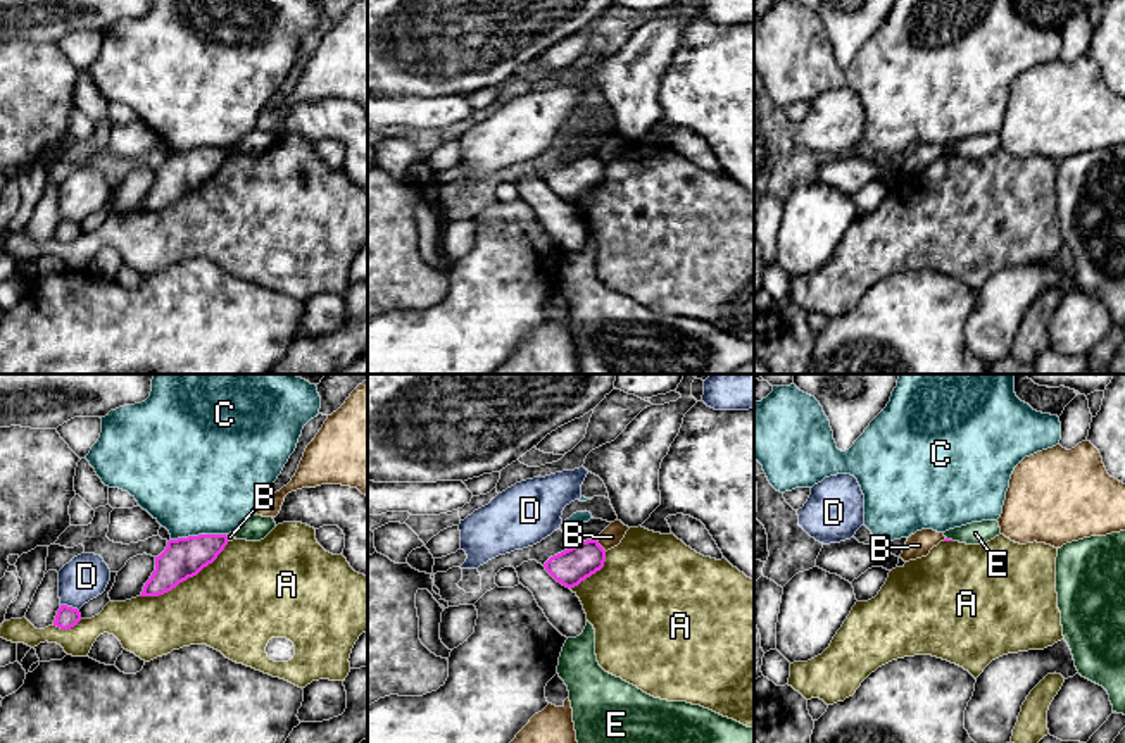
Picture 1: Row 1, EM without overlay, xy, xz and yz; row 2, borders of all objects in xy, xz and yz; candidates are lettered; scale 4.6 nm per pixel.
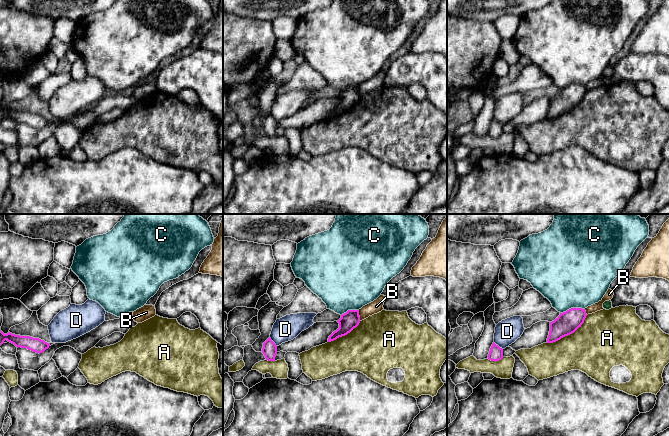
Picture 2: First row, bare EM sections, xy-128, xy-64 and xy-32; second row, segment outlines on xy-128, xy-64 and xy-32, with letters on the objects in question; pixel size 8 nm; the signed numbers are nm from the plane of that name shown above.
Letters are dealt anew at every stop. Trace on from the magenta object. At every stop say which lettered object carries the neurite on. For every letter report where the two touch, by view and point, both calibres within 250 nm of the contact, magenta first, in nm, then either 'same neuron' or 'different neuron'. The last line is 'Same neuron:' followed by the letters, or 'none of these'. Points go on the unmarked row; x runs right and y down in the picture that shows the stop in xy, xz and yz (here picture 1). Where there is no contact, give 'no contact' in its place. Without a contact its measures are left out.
A: meets magenta in xy at (185, 193); 190 nm thick on the magenta side, 440 nm on the other; different neuron
B: meets magenta in xz at (599, 159); 170 nm thick on the magenta side, 100 nm on the other; different neuron
C: meets magenta in xy at (199, 149); 190 nm thick on the magenta side, 500 nm on the other; different neuron
D: meets magenta in xy at (69, 221); 100 nm thick on the magenta side, 200 nm on the other; different neuron
E: meets magenta in yz at (949, 154); 20 nm thick on the magenta side, 110 nm on the other; different neuron
Same neuron: none of these

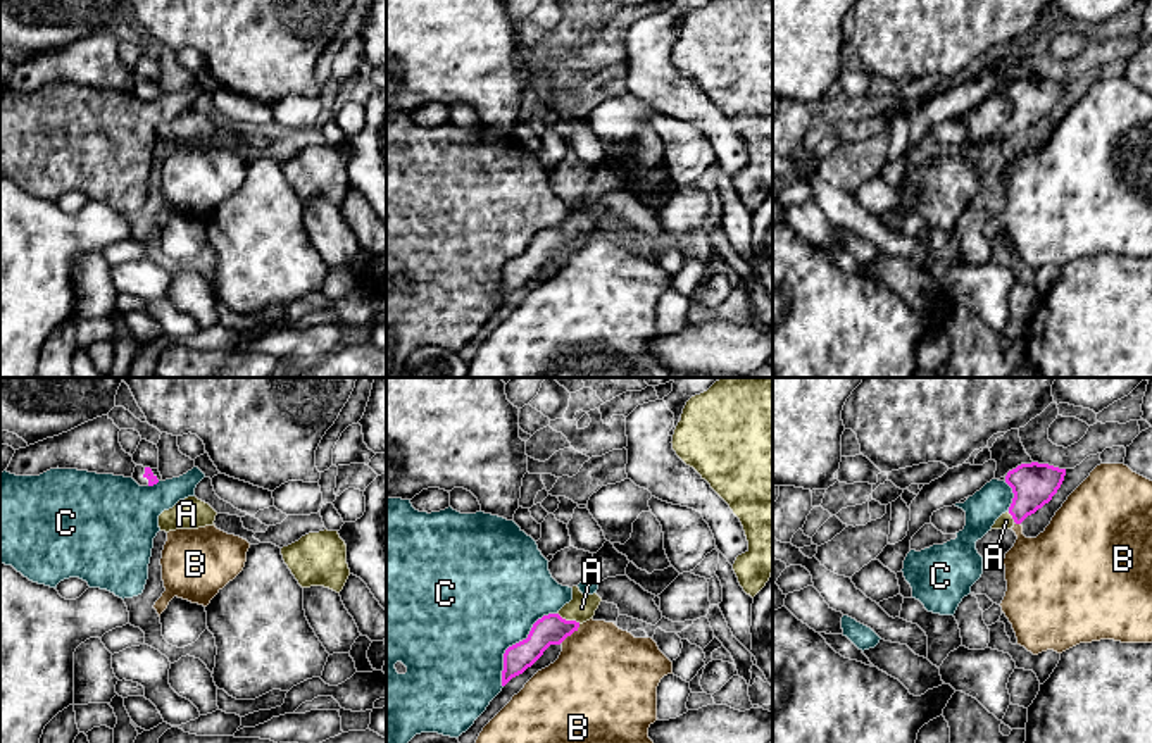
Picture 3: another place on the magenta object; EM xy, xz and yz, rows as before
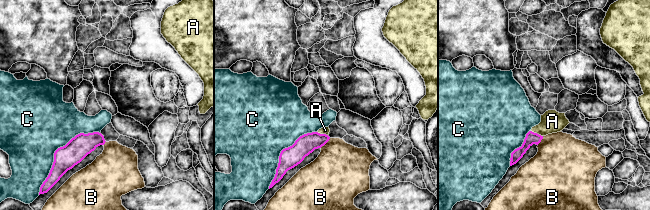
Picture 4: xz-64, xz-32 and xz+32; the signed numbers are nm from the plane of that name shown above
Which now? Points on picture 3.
A: meets magenta in xz at (569, 235); 140 nm thick on the magenta side, 120 nm on the other; same neuron
B: meets magenta in xz at (569, 249); 140 nm thick on the magenta side, 460 nm on the other; different neuron
C: meets magenta in xz at (516, 257); 140 nm thick on the magenta side, 500 nm on the other; different neuron
Same neuron: A

